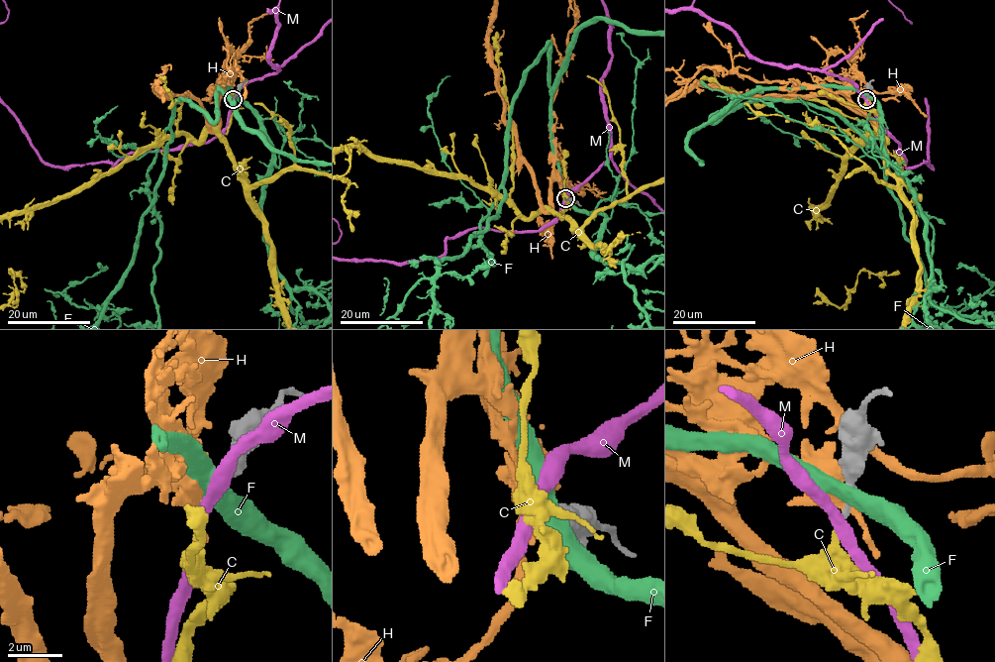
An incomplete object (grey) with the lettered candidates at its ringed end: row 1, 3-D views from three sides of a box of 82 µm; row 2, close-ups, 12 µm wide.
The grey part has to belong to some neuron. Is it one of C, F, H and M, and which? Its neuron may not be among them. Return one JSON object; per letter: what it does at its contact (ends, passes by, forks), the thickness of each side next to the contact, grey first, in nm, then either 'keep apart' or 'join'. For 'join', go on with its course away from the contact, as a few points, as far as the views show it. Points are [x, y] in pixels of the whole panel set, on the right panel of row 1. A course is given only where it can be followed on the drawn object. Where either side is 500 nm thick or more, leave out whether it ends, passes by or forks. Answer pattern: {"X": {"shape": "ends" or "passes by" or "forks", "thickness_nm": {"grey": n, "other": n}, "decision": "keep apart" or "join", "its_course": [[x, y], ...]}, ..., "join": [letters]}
{"C": {"shape": "ends", "thickness_nm": {"grey": 190, "other": 170}, "decision": "join"}, "F": {"thickness_nm": {"grey": 240, "other": 550}, "decision": "keep apart"}, "H": {"shape": "passes by", "thickness_nm": {"grey": 240, "other": 440}, "decision": "keep apart"}, "M": {"shape": "passes by", "thickness_nm": {"grey": 200, "other": 360}, "decision": "keep apart"}, "join": ["C"]}

